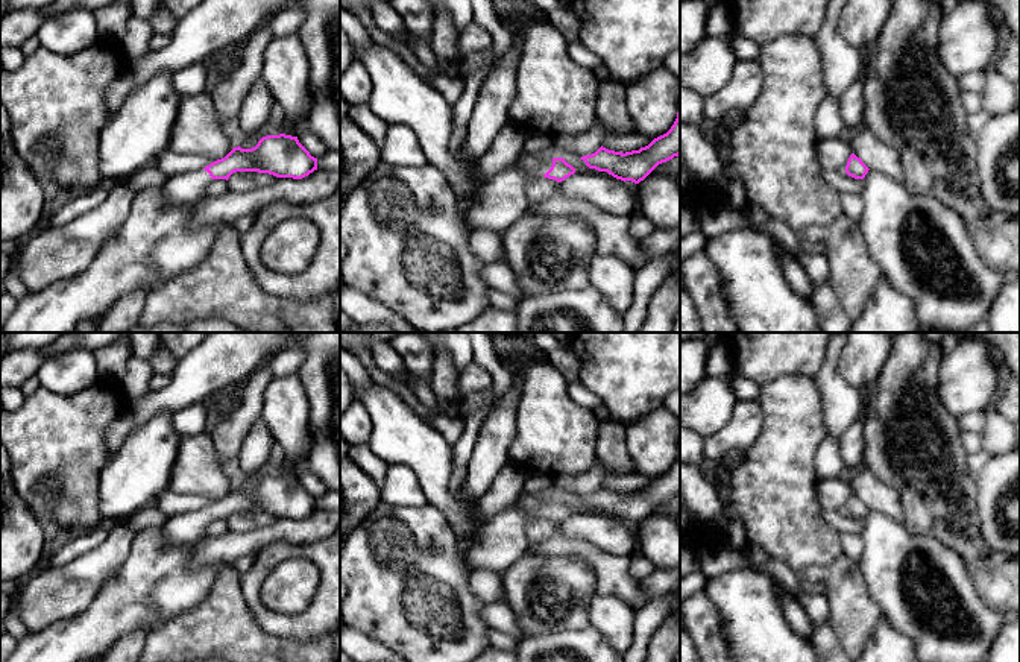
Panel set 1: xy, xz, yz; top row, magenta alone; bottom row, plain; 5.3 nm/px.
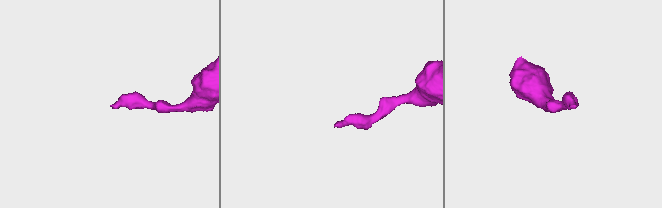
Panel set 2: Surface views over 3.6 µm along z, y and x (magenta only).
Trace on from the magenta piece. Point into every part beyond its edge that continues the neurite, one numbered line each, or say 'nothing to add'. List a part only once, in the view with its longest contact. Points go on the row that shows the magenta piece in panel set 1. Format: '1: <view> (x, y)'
1: xz (536, 164)

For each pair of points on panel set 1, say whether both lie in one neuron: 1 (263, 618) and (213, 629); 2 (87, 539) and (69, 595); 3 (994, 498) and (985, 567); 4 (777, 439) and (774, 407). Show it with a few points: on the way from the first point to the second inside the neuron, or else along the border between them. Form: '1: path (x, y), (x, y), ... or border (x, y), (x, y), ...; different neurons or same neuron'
1: border (240, 586), (254, 620), (266, 632), (284, 638); different neurons
2: border (110, 530), (91, 550), (49, 567); different neurons
3: border (978, 516), (984, 545), (990, 551), (1004, 553); different neurons
4: path (777, 431), (777, 415); same neuron

